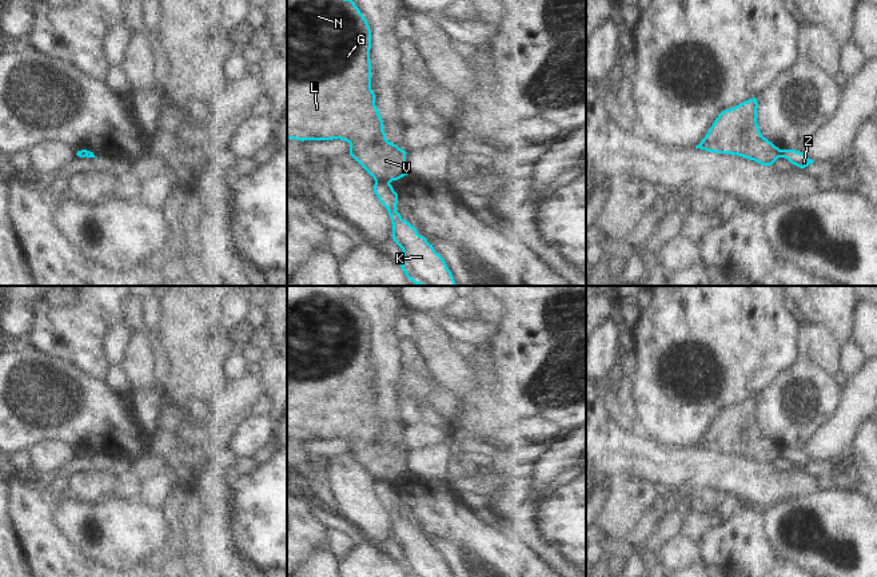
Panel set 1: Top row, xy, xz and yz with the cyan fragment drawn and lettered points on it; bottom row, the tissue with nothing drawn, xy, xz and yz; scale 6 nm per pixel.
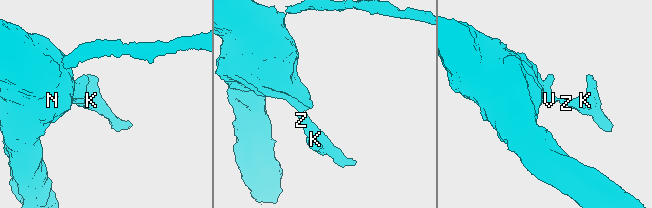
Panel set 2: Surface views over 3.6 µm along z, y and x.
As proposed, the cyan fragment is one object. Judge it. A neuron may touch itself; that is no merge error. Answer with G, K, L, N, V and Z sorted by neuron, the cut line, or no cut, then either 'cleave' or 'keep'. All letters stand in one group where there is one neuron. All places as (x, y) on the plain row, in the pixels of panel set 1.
groups G L N V / K Z; cut xz (375, 480), (386, 480), (389, 482); cleave

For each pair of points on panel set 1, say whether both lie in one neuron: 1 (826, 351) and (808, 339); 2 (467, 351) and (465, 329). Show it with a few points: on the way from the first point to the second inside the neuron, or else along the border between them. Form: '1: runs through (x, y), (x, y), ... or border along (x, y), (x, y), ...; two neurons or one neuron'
1: runs through (822, 349), (812, 339); one neuron
2: border along (451, 339), (459, 343), (470, 343), (475, 347); two neurons

